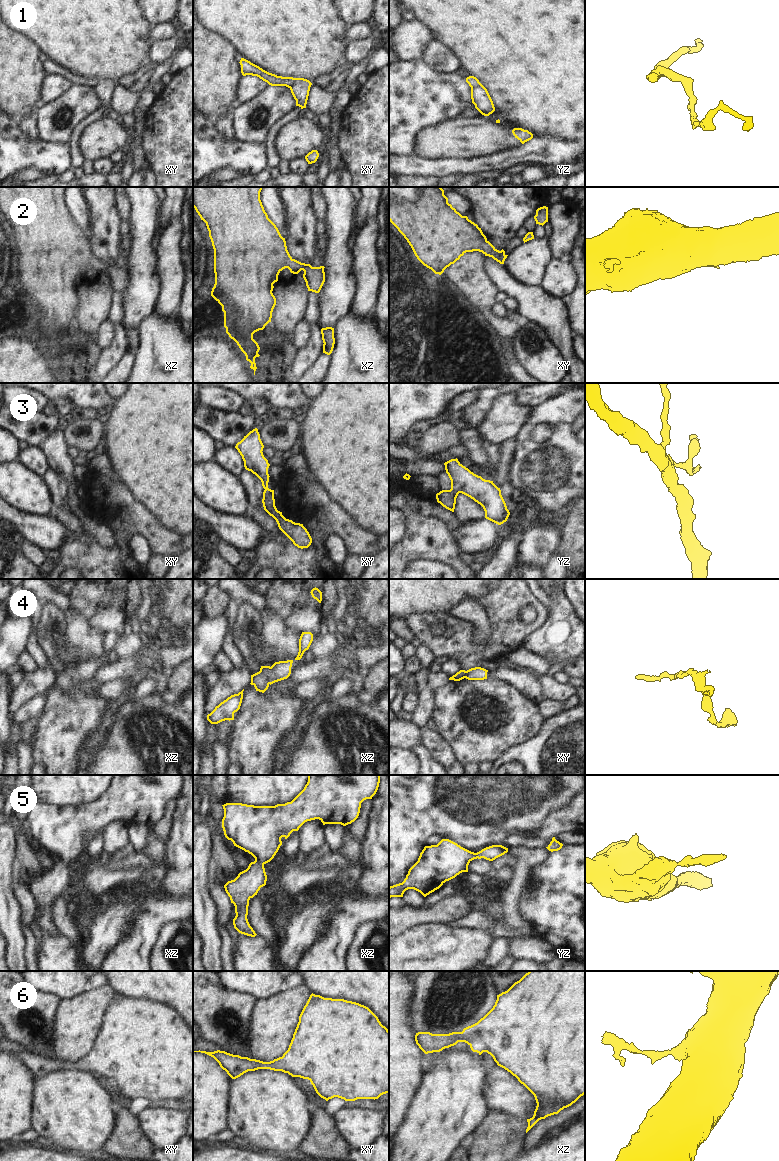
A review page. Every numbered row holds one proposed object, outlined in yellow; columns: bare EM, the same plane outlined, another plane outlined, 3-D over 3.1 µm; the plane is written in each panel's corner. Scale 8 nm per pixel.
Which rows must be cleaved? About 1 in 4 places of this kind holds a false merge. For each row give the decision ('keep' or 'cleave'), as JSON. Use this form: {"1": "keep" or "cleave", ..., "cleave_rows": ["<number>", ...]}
{"1": "keep", "2": "keep", "3": "keep", "4": "keep", "5": "keep", "6": "keep", "cleave_rows": []}

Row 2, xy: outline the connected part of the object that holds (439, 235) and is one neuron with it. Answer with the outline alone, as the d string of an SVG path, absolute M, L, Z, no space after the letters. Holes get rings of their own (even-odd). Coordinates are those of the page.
M389 187L389 221L407 240L417 259L435 274L441 275L466 252L482 252L500 264L508 256L487 240L477 224L448 203L441 187Z

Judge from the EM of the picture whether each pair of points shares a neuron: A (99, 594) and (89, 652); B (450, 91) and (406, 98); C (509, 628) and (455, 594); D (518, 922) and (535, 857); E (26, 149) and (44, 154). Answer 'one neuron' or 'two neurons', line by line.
A: one neuron
B: one neuron
C: two neurons
D: one neuron
E: one neuron

